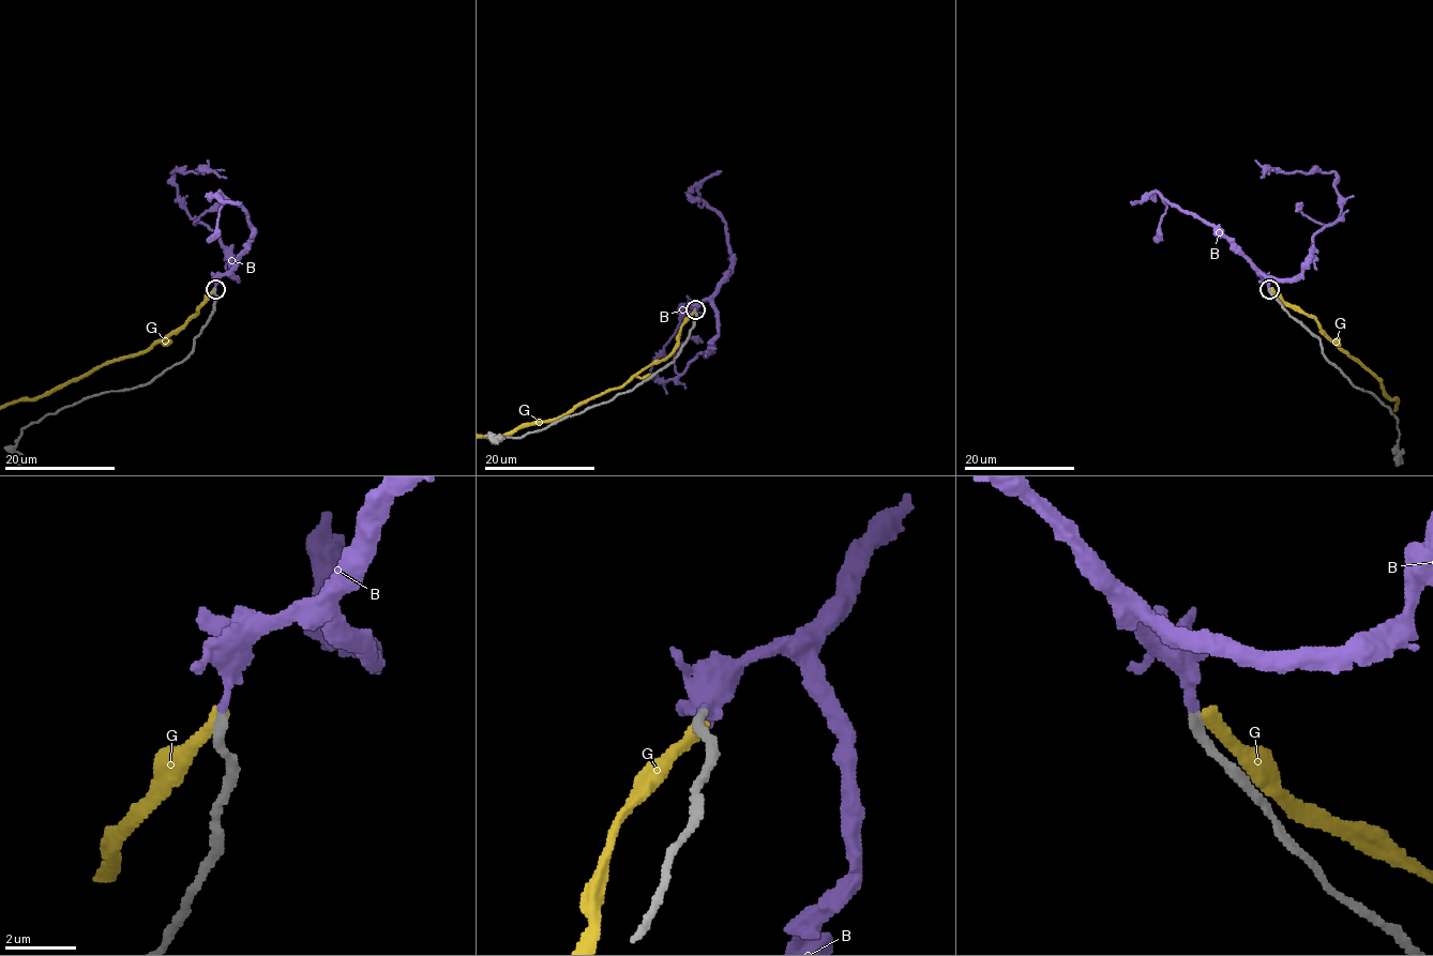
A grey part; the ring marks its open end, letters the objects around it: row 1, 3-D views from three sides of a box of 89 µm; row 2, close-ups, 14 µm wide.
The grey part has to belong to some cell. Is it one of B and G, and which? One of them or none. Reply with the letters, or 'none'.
B

